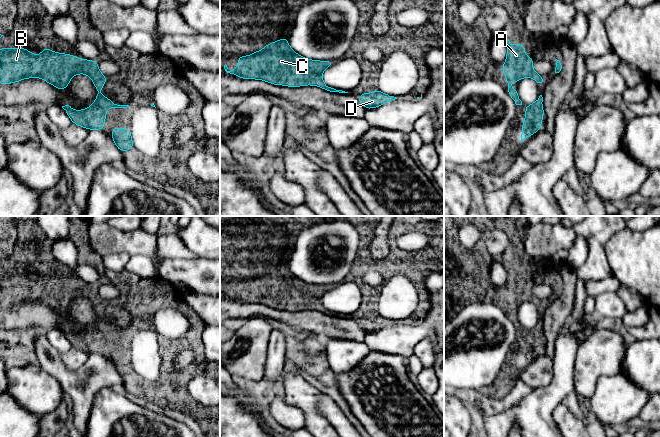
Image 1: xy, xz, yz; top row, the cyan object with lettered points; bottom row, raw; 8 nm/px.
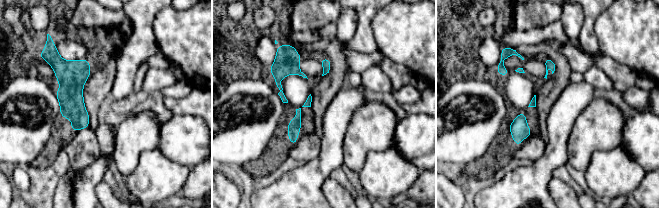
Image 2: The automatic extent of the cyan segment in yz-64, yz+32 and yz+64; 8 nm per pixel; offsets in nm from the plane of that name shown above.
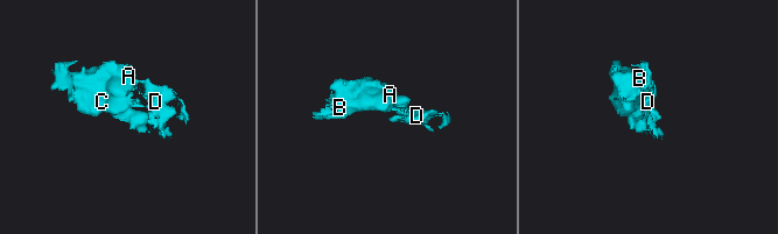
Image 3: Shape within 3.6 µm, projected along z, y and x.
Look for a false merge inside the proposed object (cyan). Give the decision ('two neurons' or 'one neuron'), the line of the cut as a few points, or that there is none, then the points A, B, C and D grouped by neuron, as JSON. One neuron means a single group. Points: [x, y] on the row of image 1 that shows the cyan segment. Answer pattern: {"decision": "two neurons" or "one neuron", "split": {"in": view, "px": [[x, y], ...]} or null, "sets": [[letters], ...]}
{"decision": "one neuron", "split": null, "sets": [["A", "B", "C", "D"]]}

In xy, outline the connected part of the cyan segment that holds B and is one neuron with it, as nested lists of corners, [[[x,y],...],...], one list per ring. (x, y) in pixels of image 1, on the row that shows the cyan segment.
[[[44,46],[42,48],[41,55],[34,55],[26,48],[0,48],[0,84],[11,84],[24,78],[40,77],[59,90],[64,90],[75,74],[87,74],[98,91],[96,101],[84,110],[74,111],[69,105],[62,108],[72,123],[88,130],[103,131],[107,108],[129,107],[129,105],[117,105],[101,94],[101,89],[108,79],[100,73],[98,61],[56,53]]]

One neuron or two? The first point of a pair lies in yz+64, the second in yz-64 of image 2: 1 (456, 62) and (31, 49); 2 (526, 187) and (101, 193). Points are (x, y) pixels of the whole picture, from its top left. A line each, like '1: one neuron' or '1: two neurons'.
1: one neuron
2: two neurons

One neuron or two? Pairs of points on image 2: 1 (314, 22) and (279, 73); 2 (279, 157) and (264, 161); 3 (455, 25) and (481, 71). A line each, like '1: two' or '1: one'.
1: two
2: one
3: one

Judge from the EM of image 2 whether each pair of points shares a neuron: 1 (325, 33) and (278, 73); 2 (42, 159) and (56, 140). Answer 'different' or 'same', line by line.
1: different
2: same

